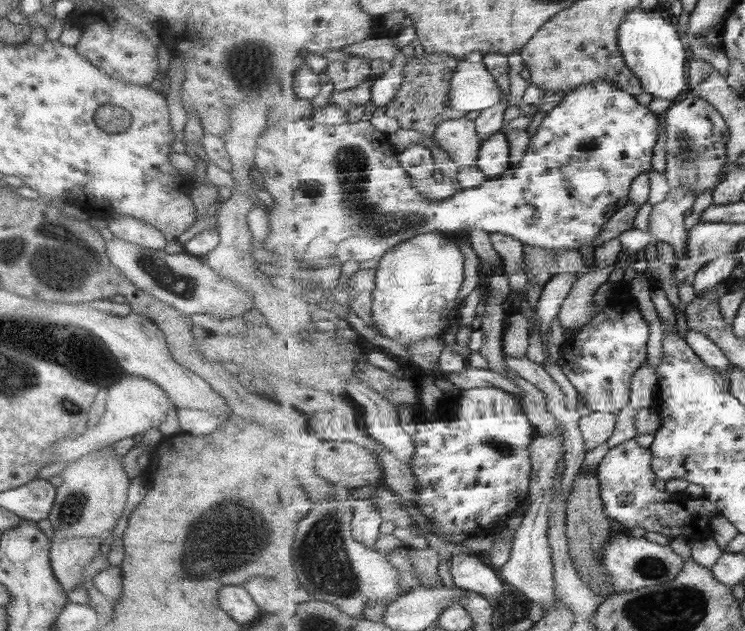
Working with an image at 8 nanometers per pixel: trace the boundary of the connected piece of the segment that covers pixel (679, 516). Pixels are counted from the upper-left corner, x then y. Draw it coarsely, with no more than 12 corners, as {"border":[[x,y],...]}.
{"border":[[634,439],[597,468],[609,518],[695,543],[721,514],[707,496],[655,486]]}

